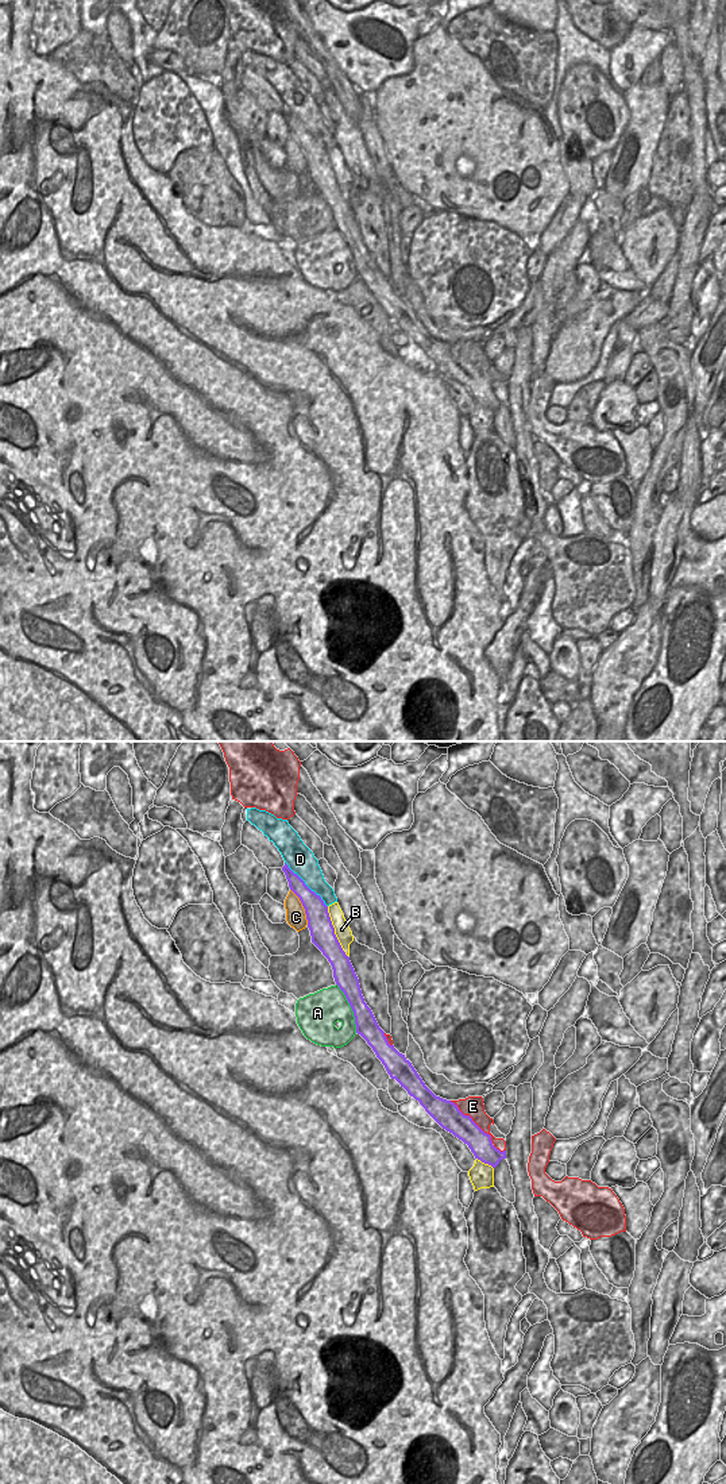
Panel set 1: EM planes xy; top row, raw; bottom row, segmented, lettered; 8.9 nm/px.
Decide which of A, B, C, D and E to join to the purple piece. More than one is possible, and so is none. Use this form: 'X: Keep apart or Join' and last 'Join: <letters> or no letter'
A: Keep apart
B: Keep apart
C: Keep apart
D: Keep apart
E: Keep apart
Join: no letter

